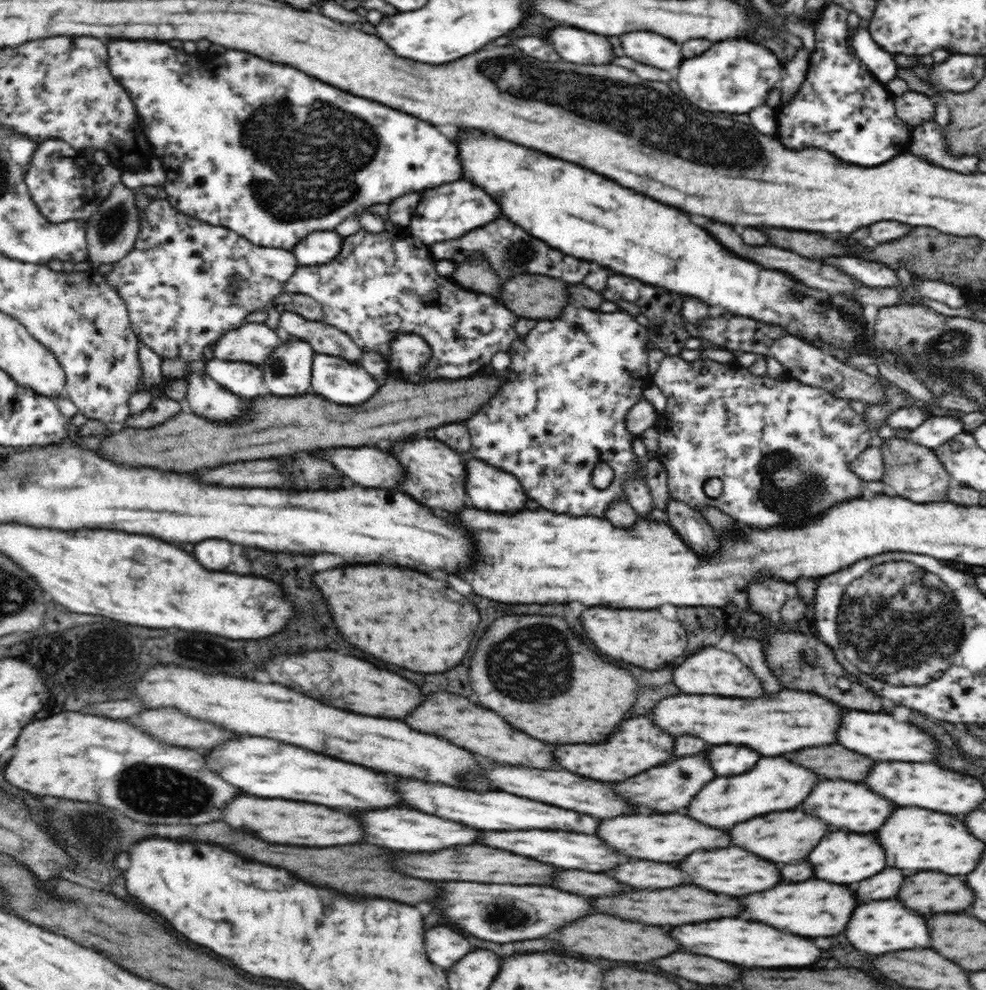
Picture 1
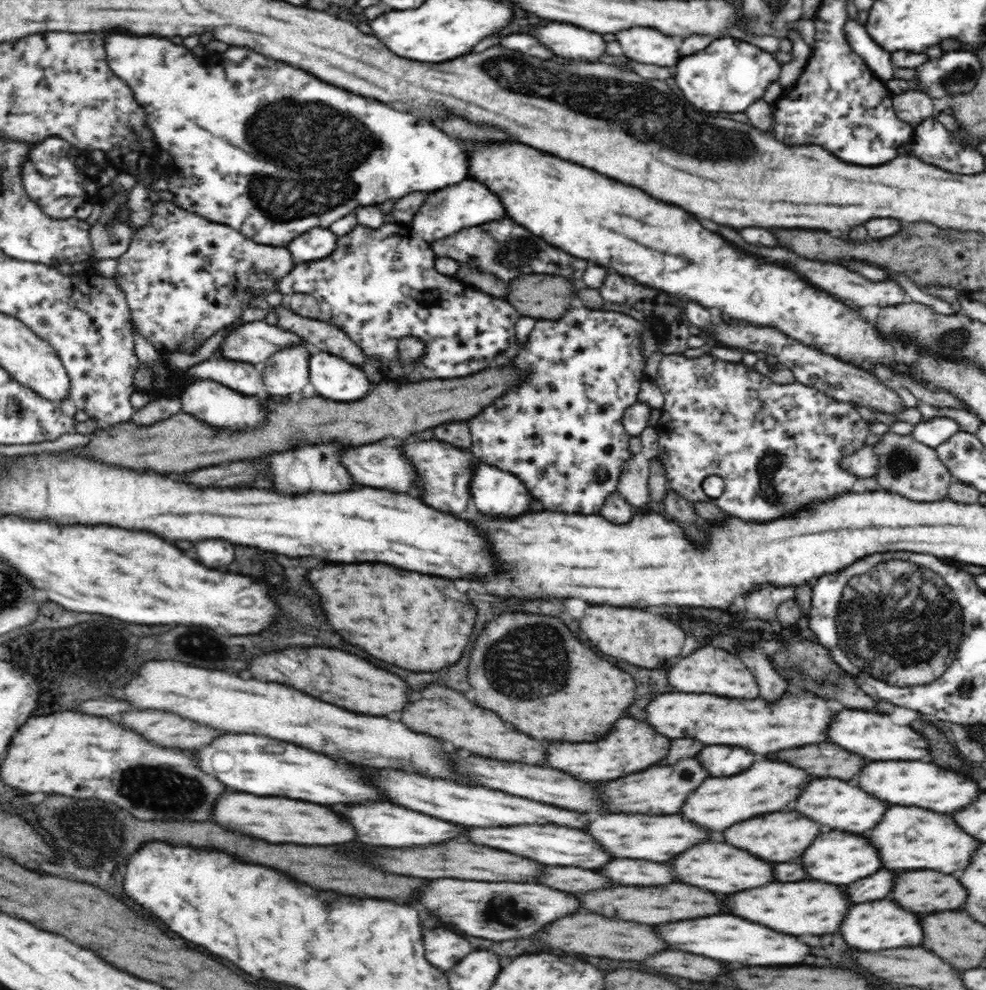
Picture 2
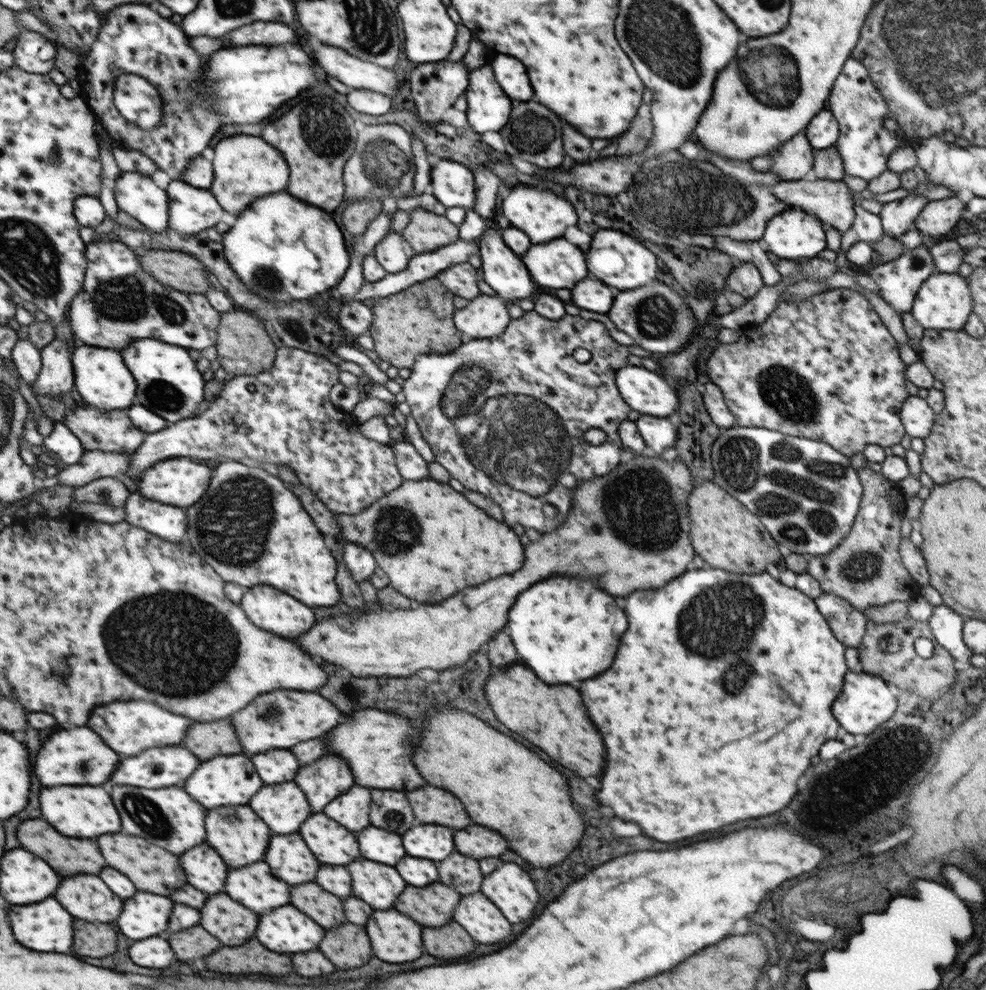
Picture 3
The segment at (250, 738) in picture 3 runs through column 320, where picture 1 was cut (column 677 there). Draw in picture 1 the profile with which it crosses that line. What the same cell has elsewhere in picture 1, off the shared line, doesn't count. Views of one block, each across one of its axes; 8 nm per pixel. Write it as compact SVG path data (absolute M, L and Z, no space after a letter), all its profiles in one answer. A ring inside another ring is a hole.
M782 690L780 694L762 696L746 702L746 698L714 698L714 696L672 696L660 702L658 726L672 736L692 734L708 744L744 744L762 756L780 756L786 752L836 744L836 732L844 712L830 700L808 694Z

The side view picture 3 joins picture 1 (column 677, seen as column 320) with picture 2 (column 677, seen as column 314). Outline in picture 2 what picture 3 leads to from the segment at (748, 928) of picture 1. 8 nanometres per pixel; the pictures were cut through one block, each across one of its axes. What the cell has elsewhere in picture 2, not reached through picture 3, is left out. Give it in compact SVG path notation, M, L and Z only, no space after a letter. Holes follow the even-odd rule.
M730 914L660 924L656 926L656 932L678 950L686 950L692 954L698 952L708 958L716 958L716 960L732 962L732 964L736 962L744 966L794 966L794 964L804 964L806 956L812 956L810 946L800 942L796 936L780 934L776 930L758 926L754 922L746 922Z

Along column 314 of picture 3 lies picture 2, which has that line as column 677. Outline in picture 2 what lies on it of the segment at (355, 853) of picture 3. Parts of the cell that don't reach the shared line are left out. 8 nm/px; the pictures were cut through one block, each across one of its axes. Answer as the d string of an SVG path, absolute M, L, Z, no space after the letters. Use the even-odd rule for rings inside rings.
M608 814L592 820L588 832L606 848L612 856L618 858L640 858L652 862L668 862L670 858L682 854L690 846L696 846L704 840L710 840L712 834L700 826L690 824L680 814L670 816L644 816L644 814Z

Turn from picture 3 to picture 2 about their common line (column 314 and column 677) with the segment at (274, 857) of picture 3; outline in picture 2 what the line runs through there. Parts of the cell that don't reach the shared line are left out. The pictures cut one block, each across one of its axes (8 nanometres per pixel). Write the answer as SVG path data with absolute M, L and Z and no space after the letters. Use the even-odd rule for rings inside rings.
M720 842L700 844L700 846L686 850L676 860L670 862L670 868L682 882L698 886L698 888L706 888L710 892L722 892L722 894L744 892L744 890L766 886L766 884L774 882L772 864L762 862L762 860L754 858L752 854L746 854L746 850L738 850L730 844L720 844Z

